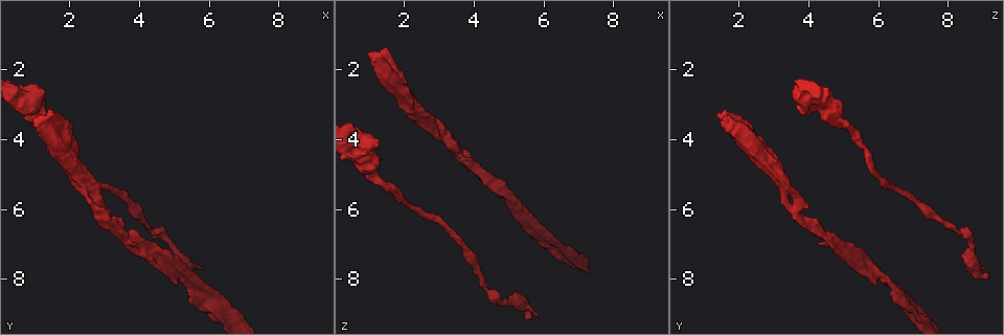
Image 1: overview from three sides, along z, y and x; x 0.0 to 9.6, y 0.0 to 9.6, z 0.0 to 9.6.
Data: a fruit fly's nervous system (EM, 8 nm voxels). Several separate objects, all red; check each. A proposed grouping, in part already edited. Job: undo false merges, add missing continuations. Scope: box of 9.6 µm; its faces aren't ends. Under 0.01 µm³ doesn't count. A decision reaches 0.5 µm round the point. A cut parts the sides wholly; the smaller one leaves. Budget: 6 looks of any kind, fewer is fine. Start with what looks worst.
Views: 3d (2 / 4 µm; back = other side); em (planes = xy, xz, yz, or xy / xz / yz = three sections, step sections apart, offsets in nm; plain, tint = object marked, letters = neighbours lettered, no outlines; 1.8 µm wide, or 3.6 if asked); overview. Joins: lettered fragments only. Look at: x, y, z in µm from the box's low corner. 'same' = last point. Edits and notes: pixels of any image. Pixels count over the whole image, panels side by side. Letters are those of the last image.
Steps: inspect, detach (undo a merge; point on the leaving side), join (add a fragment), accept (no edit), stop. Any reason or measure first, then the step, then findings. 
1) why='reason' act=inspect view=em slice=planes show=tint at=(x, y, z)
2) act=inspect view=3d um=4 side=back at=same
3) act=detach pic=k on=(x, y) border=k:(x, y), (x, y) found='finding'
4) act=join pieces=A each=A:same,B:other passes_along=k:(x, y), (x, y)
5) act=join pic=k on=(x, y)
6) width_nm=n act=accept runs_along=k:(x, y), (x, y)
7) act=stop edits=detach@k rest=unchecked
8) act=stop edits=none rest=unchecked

why='branch point' act=inspect view=3d um=2 at=(4.15, 7.00, 4.95)

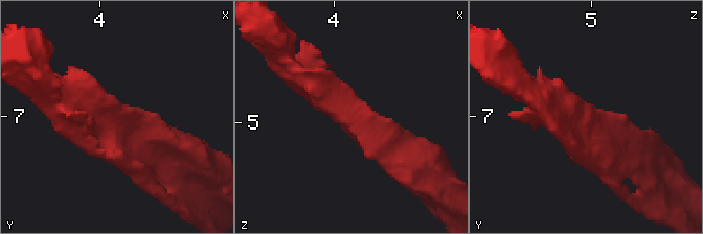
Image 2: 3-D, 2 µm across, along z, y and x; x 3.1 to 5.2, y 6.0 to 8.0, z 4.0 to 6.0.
why='shape alone is not enough' act=inspect view=em slice=xz step=8 show=plain at=(4.14, 7.04, 4.96)

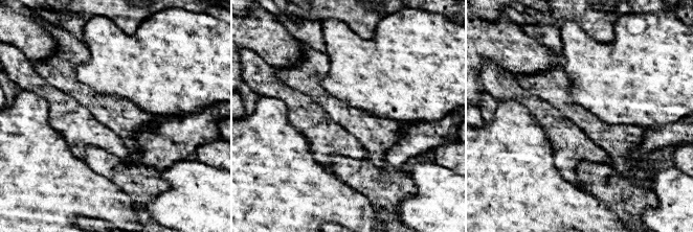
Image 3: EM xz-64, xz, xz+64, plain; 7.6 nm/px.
act=inspect view=em slice=xz step=8 show=letters at=same

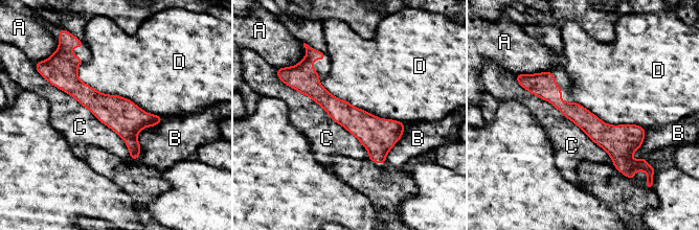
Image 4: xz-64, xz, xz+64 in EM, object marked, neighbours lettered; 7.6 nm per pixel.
arms=3 act=accept each=A:other,B:other,C:other,D:other found='continuous, no second neuron'

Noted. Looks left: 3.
why='end of a long branch' act=inspect view=3d um=4 at=(5.60, 7.95, 9.15)

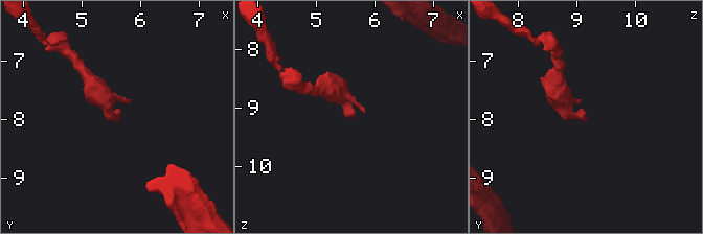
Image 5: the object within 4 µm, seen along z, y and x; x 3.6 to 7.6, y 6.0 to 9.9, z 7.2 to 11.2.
why='shape alone is not enough' act=inspect view=em slice=planes show=letters at=(5.60, 8.00, 9.10)

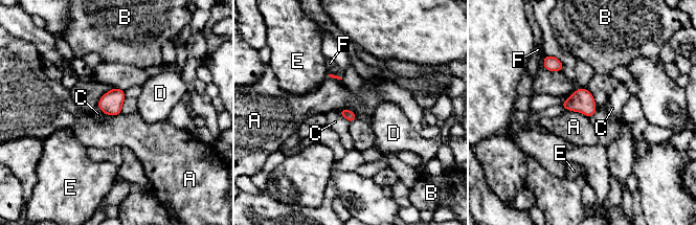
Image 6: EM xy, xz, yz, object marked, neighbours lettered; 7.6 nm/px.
act=accept each=A:other,B:other,C:other,D:other,E:other,F:other border=6:(567, 110), (582, 112), (588, 117) found='none of them fits'

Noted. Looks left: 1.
act=stop edits=none rest=unchecked

